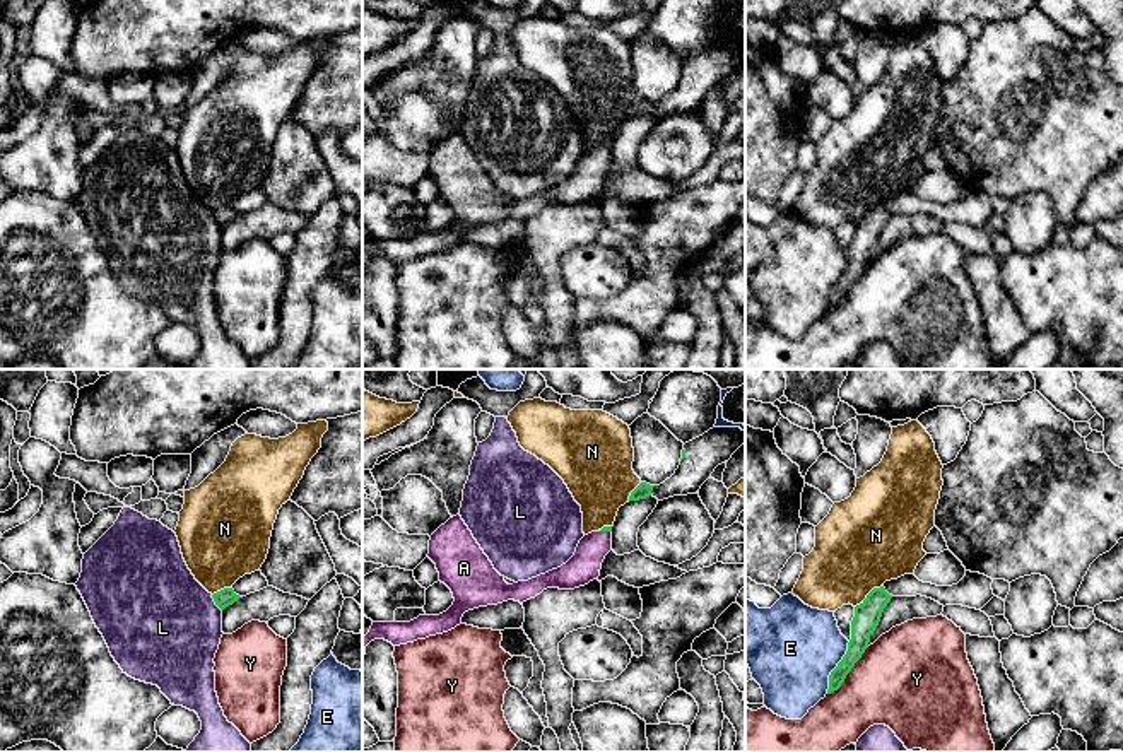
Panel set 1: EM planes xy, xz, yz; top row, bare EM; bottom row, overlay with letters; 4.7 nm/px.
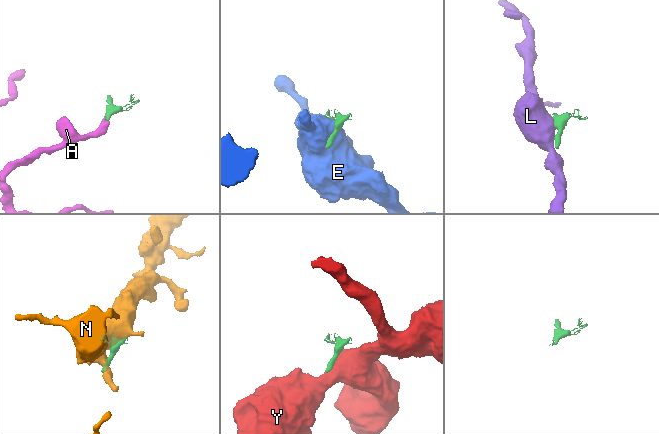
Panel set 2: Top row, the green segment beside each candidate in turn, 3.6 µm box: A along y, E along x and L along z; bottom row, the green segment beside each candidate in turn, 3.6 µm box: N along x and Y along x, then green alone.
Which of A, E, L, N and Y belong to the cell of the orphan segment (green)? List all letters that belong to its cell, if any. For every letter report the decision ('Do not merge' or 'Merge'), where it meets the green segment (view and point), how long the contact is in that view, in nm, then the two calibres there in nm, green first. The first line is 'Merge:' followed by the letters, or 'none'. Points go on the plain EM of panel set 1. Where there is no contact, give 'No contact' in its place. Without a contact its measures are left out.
Merge: A
A: Merge. Touches green at xz (605, 147). Shared border 60 nm. Thickness 30 nm (green) against 150 nm
E: Do not merge. Touches green at yz (836, 284). Shared border 280 nm. Thickness 120 nm (green) against 420 nm
L: Do not merge. Touches green at xy (216, 221). Shared border 90 nm. Thickness 90 nm (green) against 500 nm
N: Do not merge. Touches green at yz (869, 211). Shared border 170 nm. Thickness 130 nm (green) against 420 nm
Y: Do not merge. Touches green at yz (850, 287). Shared border 300 nm. Thickness 120 nm (green) against 440 nm

